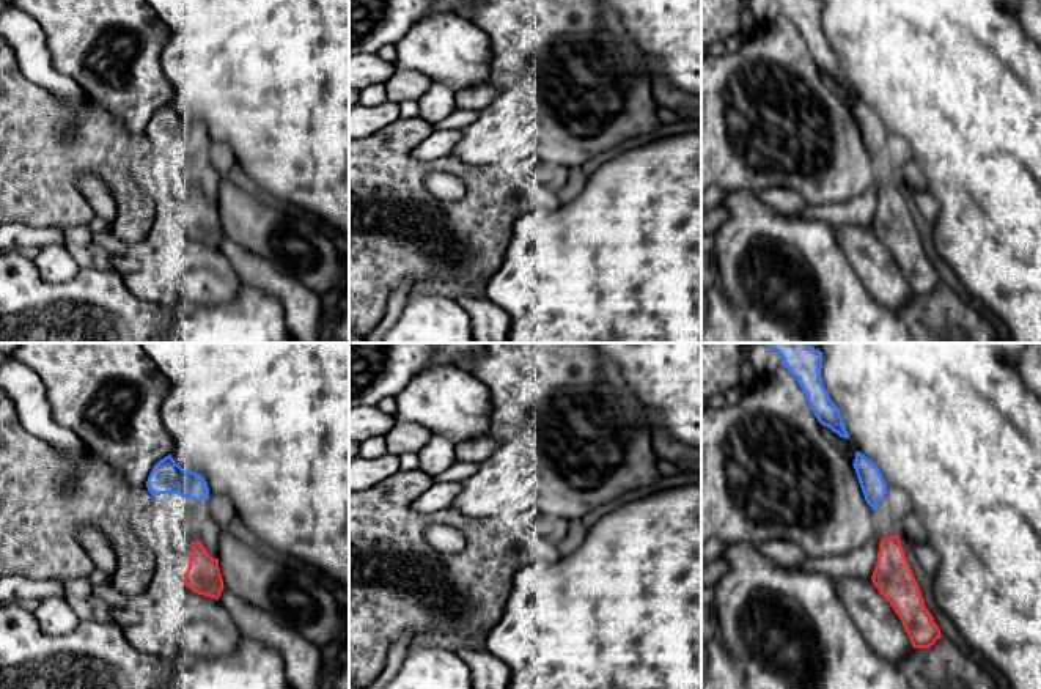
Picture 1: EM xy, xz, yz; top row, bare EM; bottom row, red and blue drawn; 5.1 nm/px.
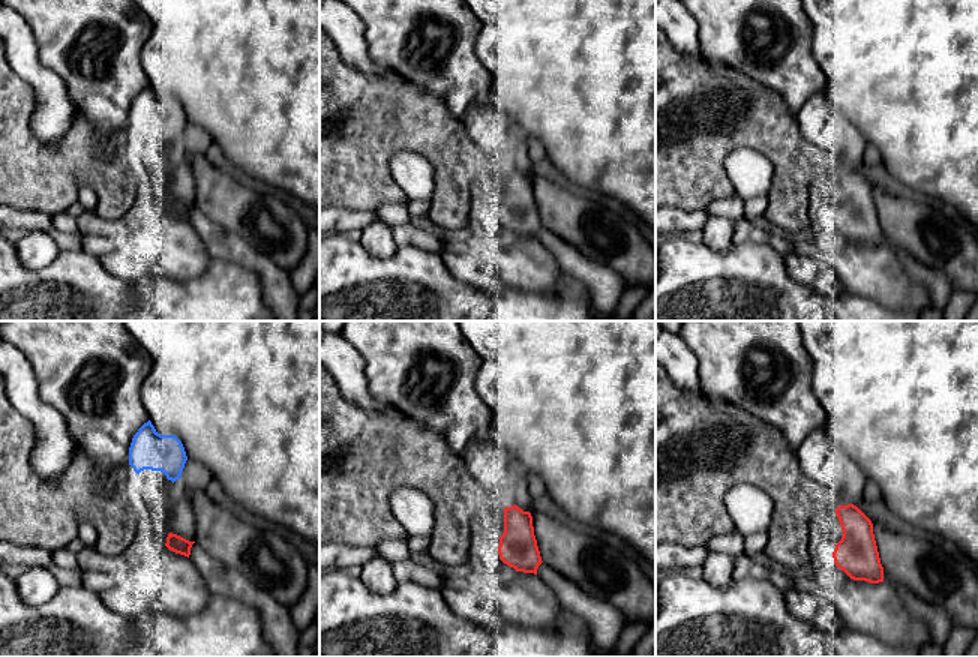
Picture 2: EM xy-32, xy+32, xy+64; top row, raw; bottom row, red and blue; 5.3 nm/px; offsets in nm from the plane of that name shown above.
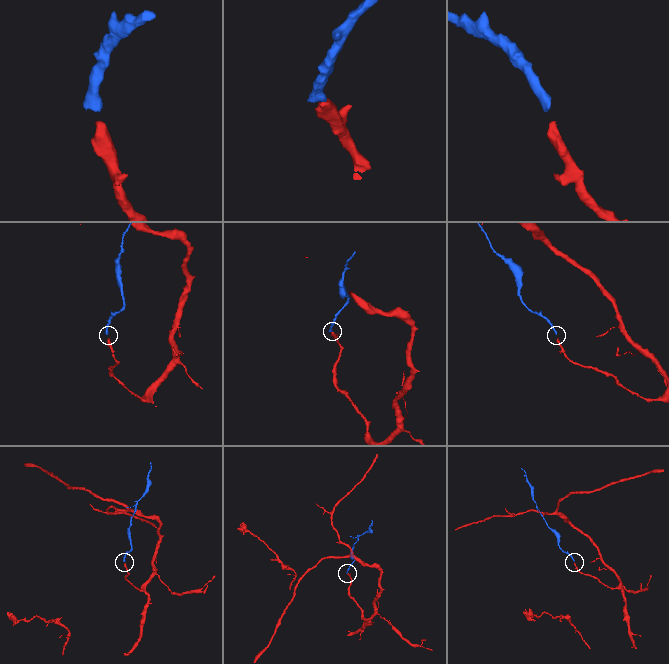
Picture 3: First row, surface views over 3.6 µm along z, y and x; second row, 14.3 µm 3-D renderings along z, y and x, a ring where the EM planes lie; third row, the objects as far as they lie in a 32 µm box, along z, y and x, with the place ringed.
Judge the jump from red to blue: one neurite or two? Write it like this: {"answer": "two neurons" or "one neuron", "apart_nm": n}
{"answer": "one neuron", "apart_nm": 150}

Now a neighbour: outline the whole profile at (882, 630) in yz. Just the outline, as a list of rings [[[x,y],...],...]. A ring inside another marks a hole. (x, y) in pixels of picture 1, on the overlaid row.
[[[871,579],[837,580],[837,593],[876,654],[898,665],[910,653],[912,643],[899,617]]]

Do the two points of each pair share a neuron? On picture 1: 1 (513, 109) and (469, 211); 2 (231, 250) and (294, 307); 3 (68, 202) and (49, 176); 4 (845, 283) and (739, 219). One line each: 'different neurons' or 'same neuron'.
1: different neurons
2: same neuron
3: same neuron
4: same neuron

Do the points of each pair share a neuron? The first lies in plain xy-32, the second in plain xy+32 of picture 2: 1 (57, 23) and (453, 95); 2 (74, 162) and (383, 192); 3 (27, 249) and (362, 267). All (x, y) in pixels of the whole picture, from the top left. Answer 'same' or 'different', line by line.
1: same
2: same
3: different

